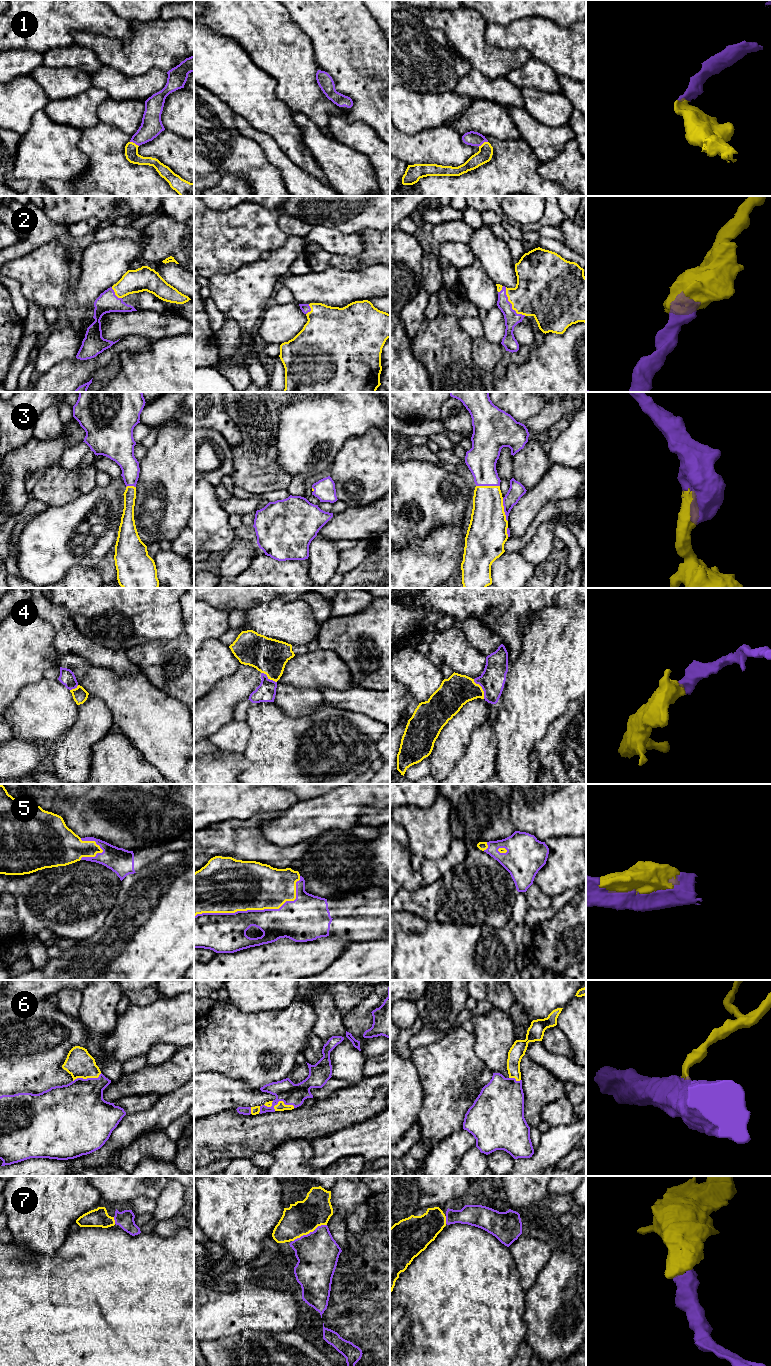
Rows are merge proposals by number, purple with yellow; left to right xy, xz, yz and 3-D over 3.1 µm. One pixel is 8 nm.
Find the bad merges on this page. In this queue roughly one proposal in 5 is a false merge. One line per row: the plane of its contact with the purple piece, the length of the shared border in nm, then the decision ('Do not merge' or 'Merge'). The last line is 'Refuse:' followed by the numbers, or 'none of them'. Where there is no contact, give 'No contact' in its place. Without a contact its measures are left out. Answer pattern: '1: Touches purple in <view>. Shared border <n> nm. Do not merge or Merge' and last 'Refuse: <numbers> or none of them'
1: Touches purple in yz. Shared border 90 nm. Merge
2: Touches purple in yz. Shared border 280 nm. Merge
3: Touches purple in yz. Shared border 190 nm. Merge
4: Touches purple in yz. Shared border 180 nm. Merge
5: Touches purple in xz. Shared border 900 nm. Merge
6: Touches purple in xz. Shared border 240 nm. Merge
7: Touches purple in xz. Shared border 320 nm. Merge
Refuse: none of them

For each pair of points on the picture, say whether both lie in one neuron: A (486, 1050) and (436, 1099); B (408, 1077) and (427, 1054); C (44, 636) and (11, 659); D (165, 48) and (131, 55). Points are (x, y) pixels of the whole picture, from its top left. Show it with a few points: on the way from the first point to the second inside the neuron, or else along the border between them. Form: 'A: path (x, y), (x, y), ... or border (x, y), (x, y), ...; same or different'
A: border (473, 1034), (475, 1054), (493, 1072); different
B: border (410, 1058), (419, 1076), (422, 1090); different
C: path (36, 636), (19, 651); same
D: path (157, 48), (149, 48), (139, 55); same

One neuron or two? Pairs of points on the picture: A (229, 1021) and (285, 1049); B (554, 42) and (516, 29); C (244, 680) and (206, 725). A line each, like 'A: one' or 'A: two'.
A: one
B: one
C: one

